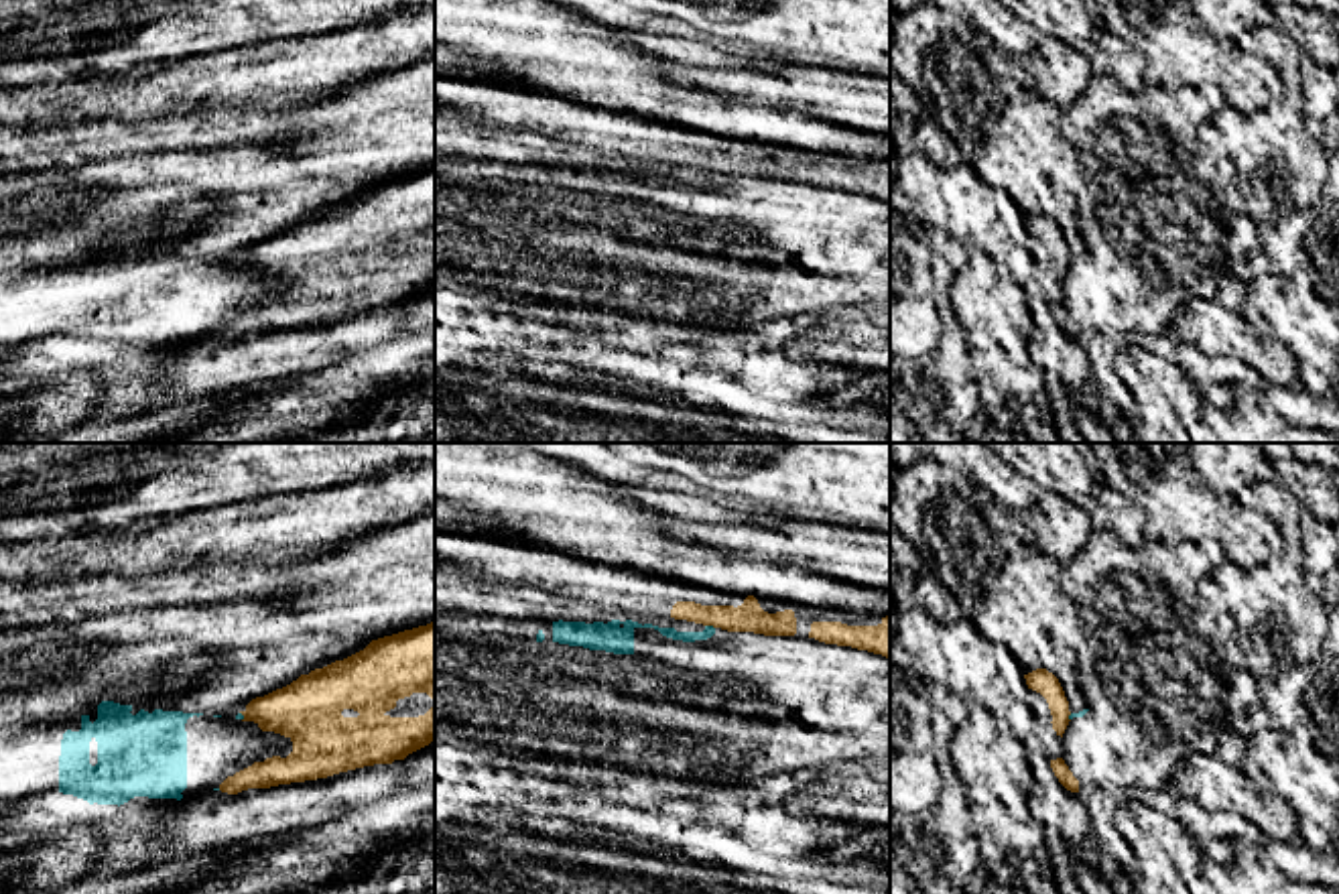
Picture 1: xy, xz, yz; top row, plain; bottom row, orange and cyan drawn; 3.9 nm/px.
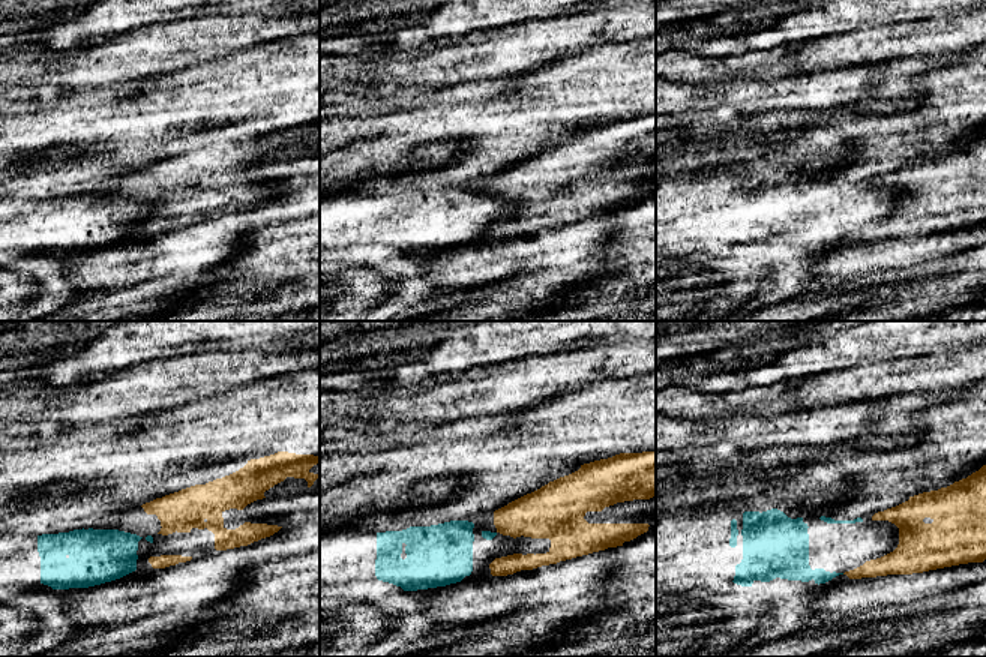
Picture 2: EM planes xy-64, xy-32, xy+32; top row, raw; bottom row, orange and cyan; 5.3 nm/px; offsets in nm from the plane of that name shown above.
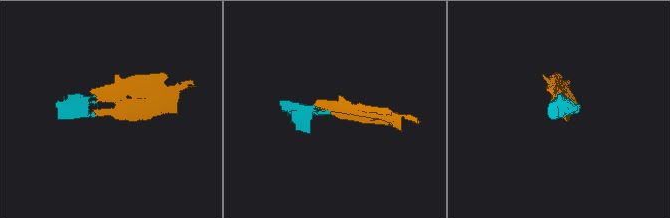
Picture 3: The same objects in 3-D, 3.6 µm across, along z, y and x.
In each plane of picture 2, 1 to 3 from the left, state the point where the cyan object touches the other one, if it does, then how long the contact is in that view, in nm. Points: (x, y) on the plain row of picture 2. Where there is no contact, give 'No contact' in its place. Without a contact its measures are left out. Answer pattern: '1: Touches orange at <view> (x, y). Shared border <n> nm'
1: No contact
2: No contact
3: No contact

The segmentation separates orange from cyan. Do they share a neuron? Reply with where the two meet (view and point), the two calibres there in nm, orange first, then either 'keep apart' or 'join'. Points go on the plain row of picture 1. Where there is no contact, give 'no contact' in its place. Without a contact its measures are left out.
xz (710, 169) | 120/50 nm | keep apart

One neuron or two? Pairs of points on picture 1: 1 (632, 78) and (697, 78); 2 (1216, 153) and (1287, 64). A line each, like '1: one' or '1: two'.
1: two
2: one

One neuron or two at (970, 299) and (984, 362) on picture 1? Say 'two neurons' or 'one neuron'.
one neuron

